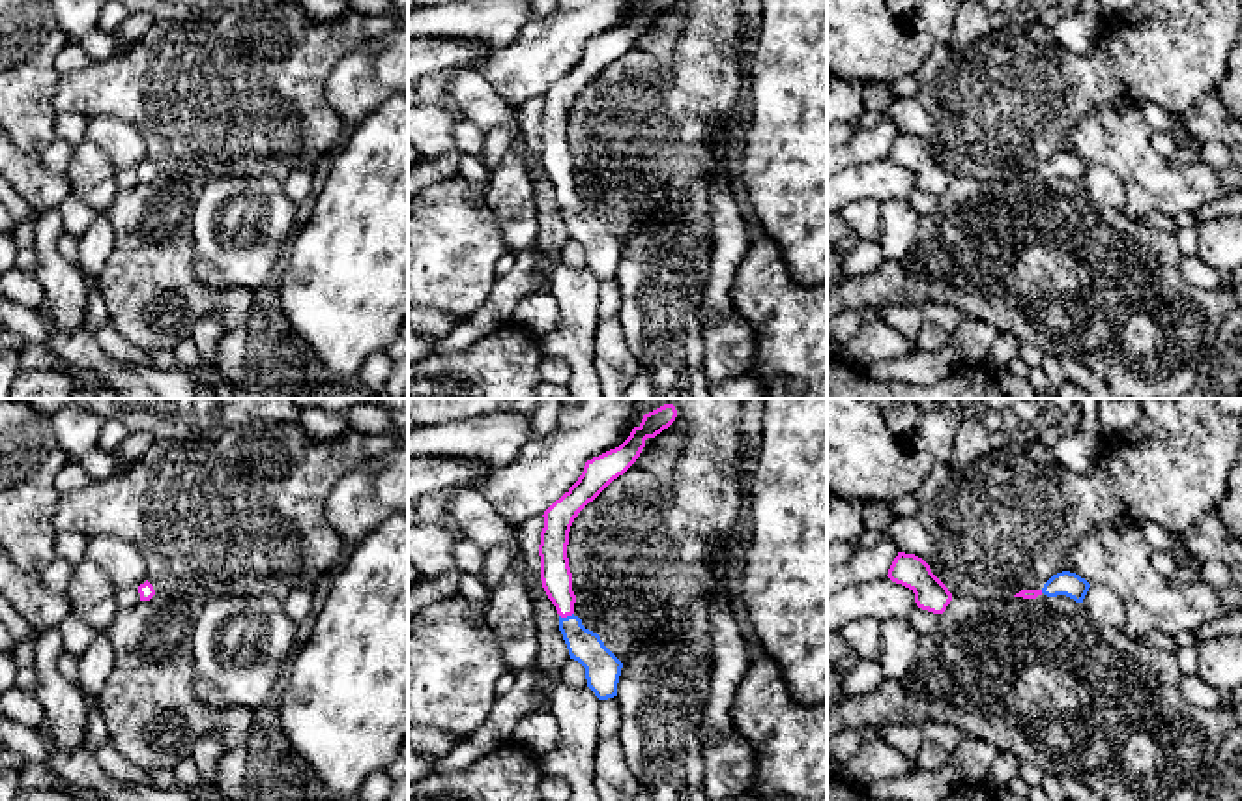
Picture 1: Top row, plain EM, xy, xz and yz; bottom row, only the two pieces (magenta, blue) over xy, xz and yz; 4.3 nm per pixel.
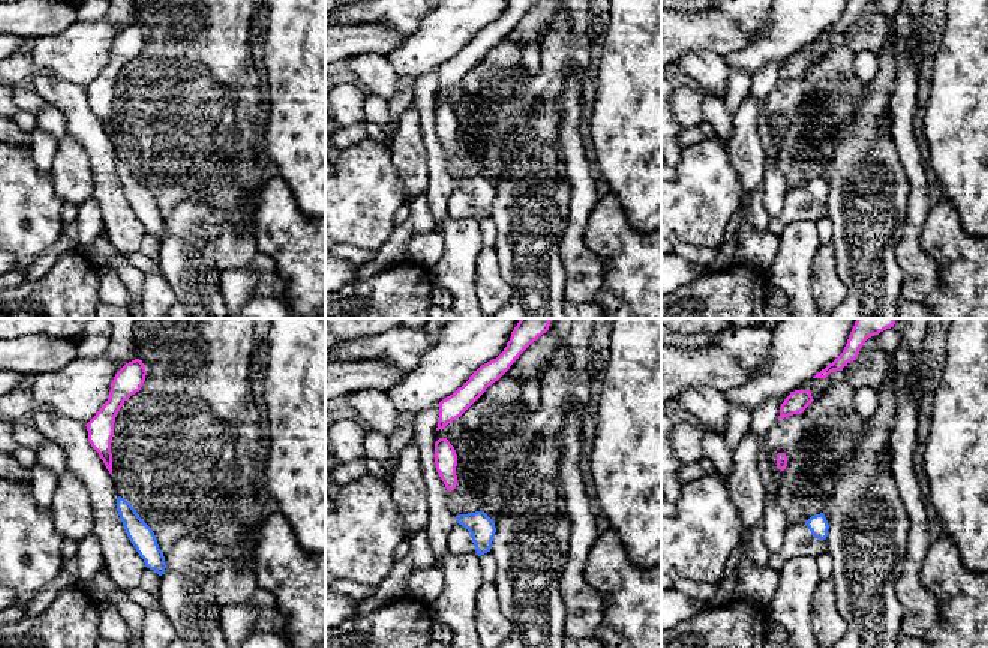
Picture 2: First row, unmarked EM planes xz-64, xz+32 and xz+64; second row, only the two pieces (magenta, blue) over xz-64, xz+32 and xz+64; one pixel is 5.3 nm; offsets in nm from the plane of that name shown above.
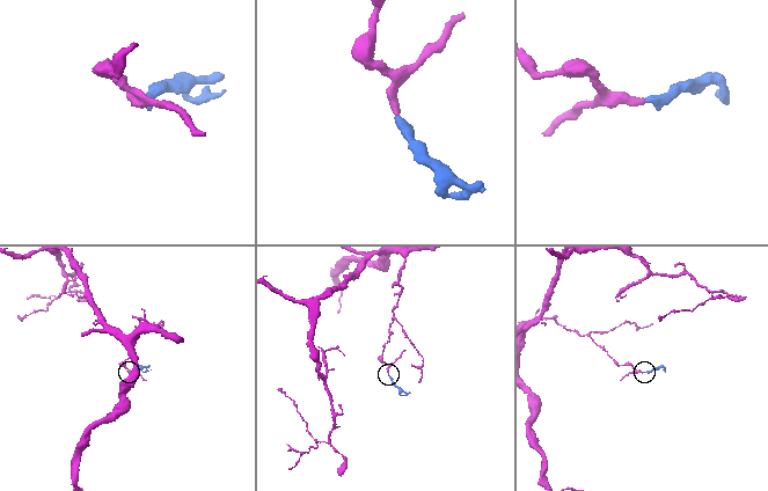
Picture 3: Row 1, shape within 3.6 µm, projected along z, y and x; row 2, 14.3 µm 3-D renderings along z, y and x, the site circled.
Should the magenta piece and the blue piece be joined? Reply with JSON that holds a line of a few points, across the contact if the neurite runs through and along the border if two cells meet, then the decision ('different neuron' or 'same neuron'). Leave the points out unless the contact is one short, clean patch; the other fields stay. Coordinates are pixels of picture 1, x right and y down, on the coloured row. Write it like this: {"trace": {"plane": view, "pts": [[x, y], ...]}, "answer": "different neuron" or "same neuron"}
{"trace": {"plane": "xz", "pts": [[556, 575], [565, 616], [584, 646]]}, "answer": "same neuron"}

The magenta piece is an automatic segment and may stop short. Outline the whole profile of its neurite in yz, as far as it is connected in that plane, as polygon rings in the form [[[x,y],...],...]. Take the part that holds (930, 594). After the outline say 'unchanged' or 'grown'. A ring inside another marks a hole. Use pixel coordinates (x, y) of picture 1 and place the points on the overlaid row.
[[[898,552],[887,576],[909,588],[915,593],[917,606],[922,610],[943,614],[952,601],[948,588],[915,554]]]; unchanged

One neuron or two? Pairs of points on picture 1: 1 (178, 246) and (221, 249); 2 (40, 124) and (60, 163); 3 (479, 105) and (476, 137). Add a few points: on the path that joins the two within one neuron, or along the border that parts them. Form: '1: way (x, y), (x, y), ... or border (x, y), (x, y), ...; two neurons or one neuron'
1: border (193, 203), (193, 249), (197, 253); two neurons
2: border (57, 137), (40, 156); two neurons
3: border (459, 115), (483, 131); two neurons

